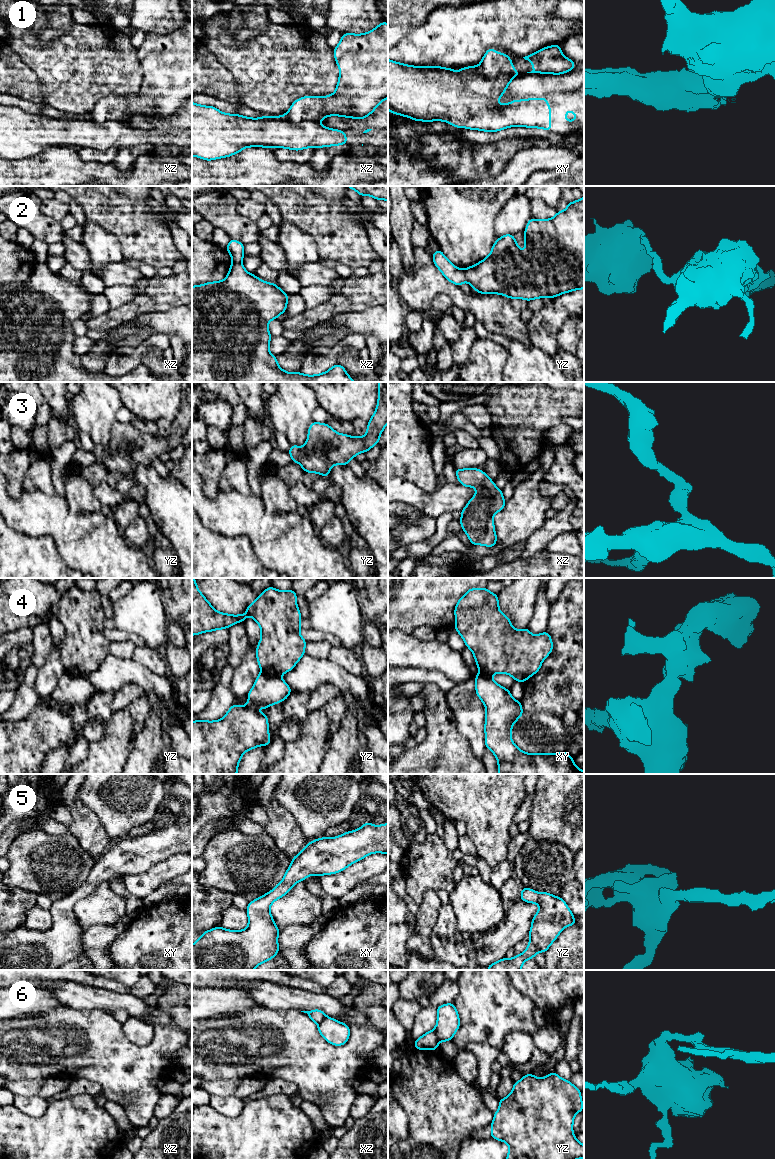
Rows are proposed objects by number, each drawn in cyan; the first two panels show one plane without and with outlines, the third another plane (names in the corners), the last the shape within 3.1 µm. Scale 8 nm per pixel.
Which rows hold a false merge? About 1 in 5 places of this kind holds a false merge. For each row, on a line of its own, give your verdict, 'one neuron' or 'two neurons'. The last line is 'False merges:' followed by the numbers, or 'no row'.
1: two neurons
2: two neurons
3: one neuron
4: two neurons
5: one neuron
6: two neurons
False merges: 1, 2, 4, 6

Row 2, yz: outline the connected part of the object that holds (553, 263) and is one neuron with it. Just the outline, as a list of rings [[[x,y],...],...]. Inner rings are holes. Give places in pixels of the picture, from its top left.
[[[584,196],[568,203],[564,211],[558,211],[551,219],[531,218],[524,238],[524,254],[514,235],[505,234],[496,240],[485,259],[464,270],[473,290],[484,295],[501,294],[509,299],[530,301],[584,289]]]

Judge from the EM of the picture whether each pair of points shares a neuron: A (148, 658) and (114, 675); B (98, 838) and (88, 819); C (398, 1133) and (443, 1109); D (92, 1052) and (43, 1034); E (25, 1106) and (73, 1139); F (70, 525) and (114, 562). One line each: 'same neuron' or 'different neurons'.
A: different neurons
B: same neuron
C: different neurons
D: same neuron
E: different neurons
F: same neuron

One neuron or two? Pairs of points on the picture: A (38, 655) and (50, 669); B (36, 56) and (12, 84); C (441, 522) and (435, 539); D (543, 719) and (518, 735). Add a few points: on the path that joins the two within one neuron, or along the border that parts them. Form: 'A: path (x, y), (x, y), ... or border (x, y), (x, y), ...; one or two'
A: border (53, 644), (47, 660), (38, 669); two
B: border (11, 49), (35, 73), (41, 85); two
C: path (441, 526), (441, 533), (439, 535); one
D: path (537, 725), (529, 733), (524, 734); one

